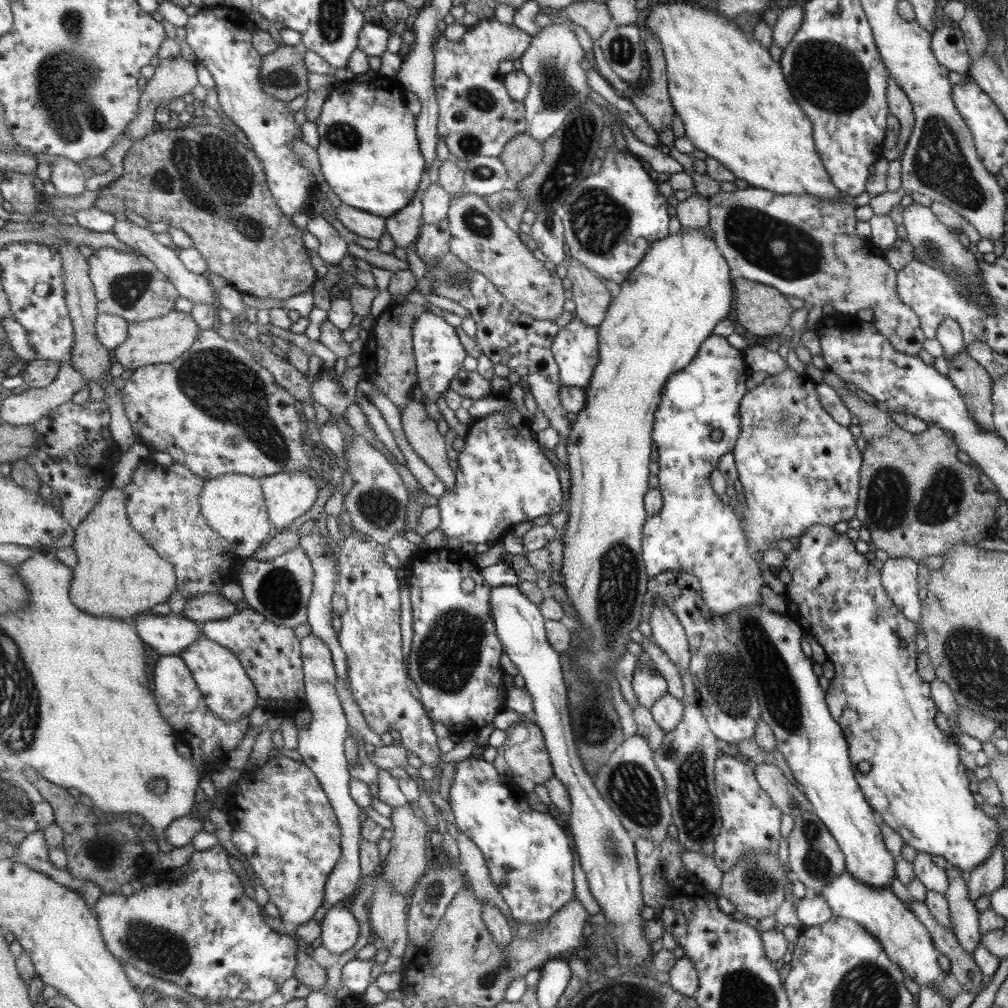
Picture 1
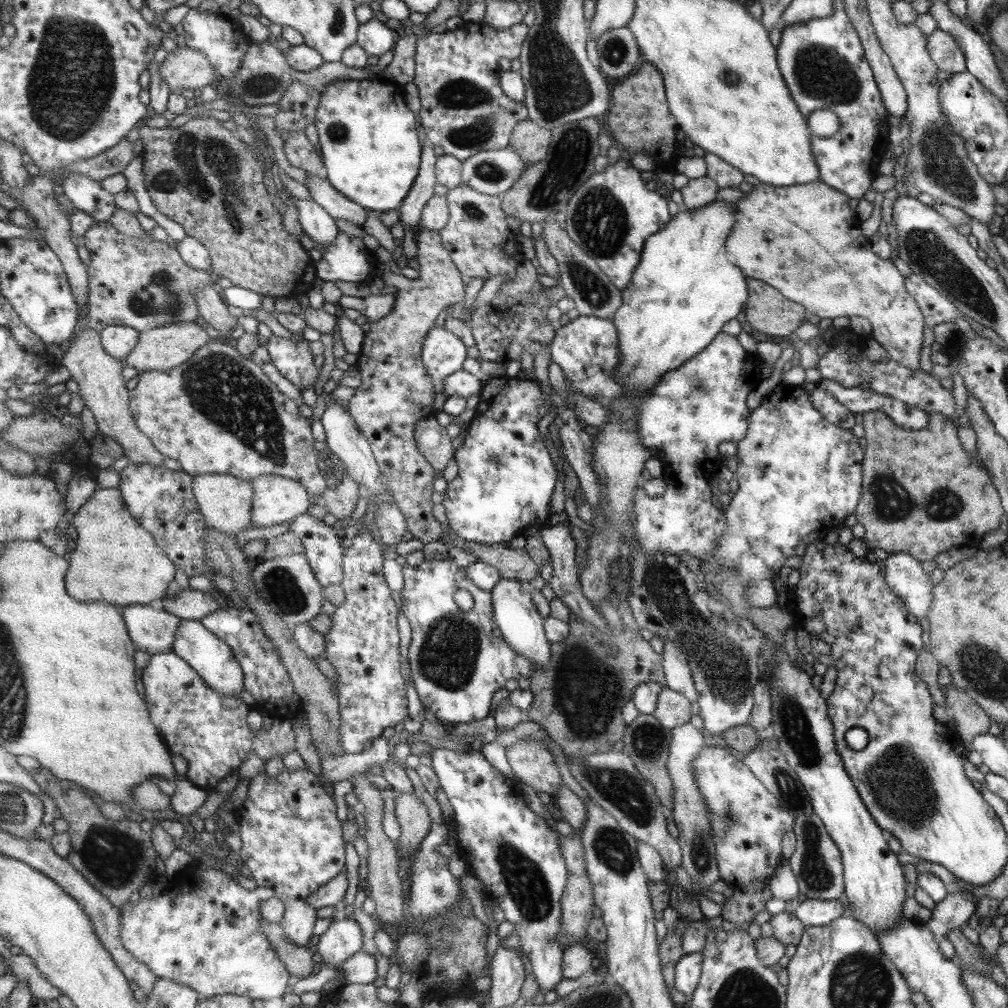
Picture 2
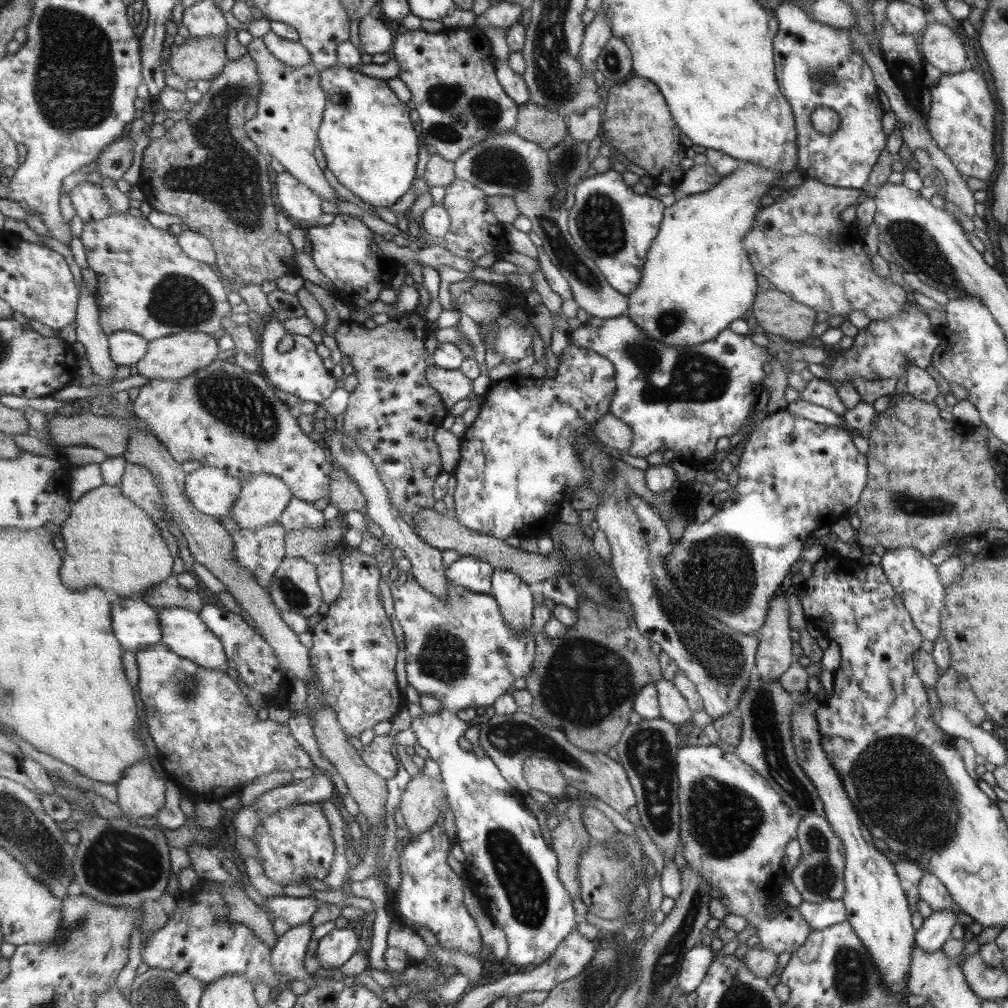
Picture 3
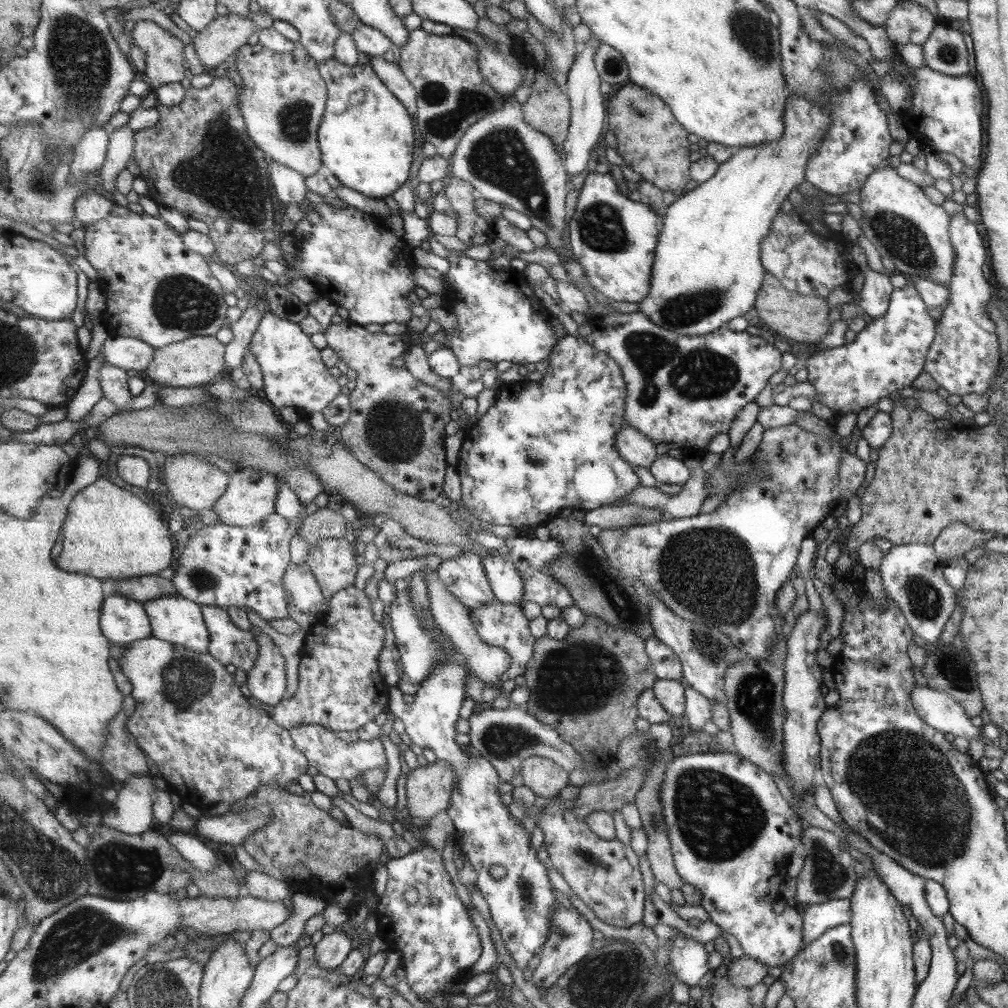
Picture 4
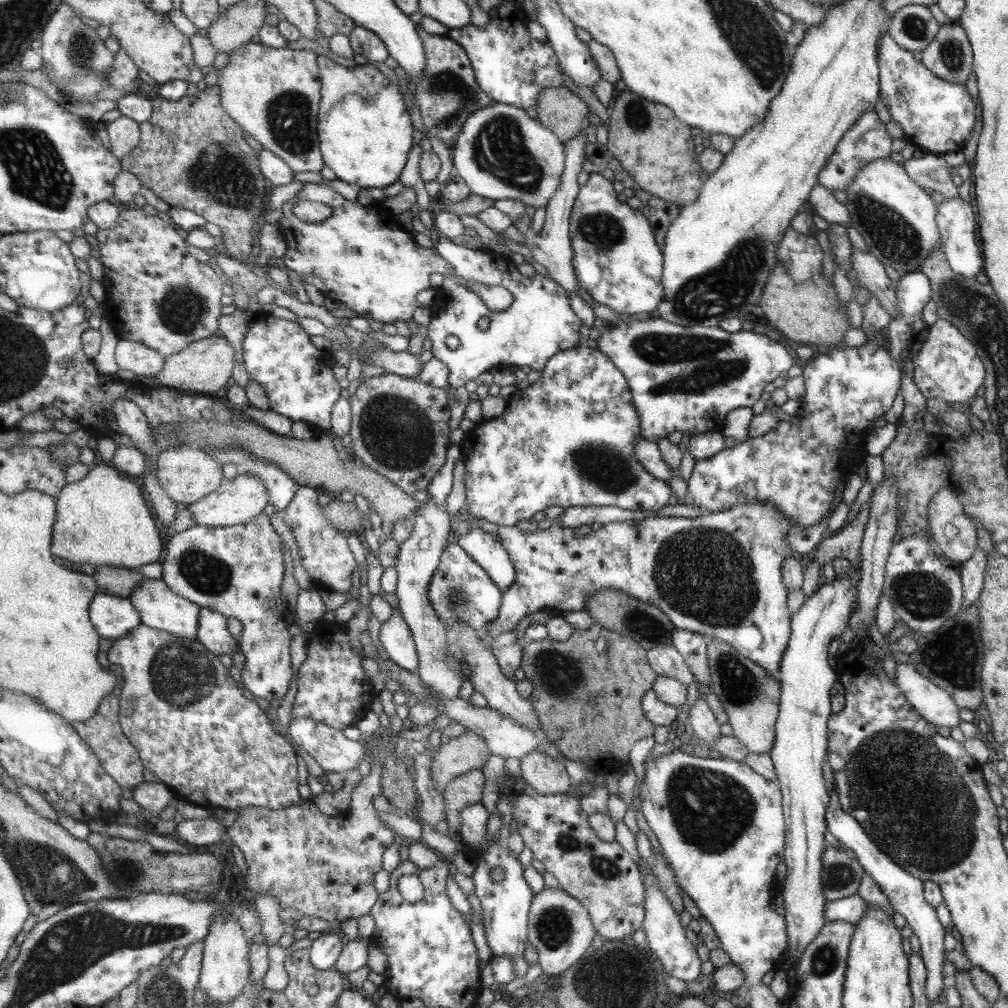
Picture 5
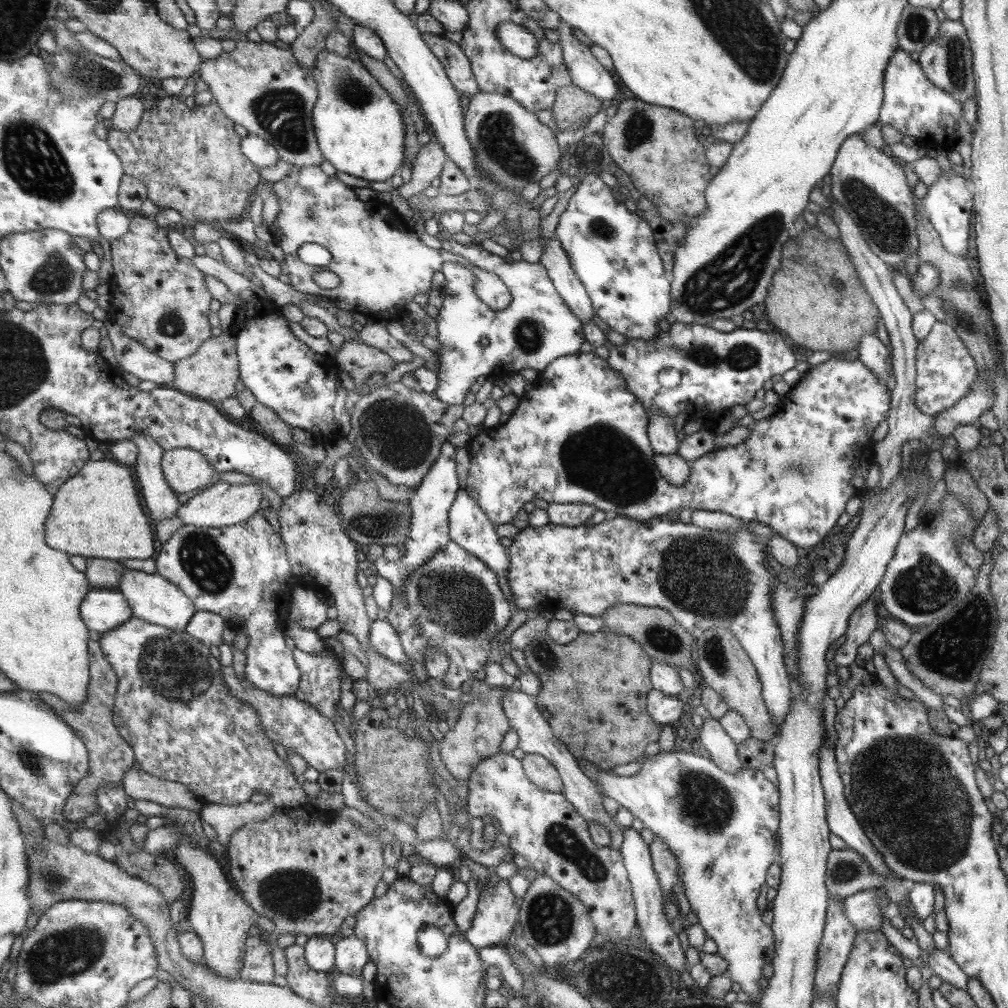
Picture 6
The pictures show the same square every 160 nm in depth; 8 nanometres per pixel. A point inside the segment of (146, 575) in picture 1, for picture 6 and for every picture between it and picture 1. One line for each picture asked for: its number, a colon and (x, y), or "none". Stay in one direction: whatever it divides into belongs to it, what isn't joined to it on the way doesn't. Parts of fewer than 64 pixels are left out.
2: (113, 558)
3: (112, 543)
4: (110, 533)
5: (102, 519)
6: (97, 514)

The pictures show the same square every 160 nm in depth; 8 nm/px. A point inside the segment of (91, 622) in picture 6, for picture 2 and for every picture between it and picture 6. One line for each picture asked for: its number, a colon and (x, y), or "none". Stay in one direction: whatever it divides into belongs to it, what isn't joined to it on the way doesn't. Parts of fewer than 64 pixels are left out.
2: (153, 629)
3: (136, 623)
4: (123, 621)
5: (114, 617)

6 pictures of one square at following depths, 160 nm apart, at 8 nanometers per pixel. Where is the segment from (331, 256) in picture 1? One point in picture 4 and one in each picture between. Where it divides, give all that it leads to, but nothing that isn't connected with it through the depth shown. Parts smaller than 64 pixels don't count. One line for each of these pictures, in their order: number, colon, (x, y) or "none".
2: (315, 223)
3: (298, 202)
4: (290, 189)

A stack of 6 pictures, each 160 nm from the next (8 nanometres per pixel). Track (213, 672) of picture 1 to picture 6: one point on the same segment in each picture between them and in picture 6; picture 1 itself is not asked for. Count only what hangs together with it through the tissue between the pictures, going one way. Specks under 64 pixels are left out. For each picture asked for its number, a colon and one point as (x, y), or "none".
2: (213, 658)
3: (185, 632)
4: (177, 619)
5: (160, 606)
6: (152, 597)

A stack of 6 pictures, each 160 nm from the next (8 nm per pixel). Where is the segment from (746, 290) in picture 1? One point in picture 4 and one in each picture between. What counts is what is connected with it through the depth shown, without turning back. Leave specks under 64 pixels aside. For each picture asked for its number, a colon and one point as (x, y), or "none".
2: (768, 312)
3: (775, 312)
4: (797, 318)

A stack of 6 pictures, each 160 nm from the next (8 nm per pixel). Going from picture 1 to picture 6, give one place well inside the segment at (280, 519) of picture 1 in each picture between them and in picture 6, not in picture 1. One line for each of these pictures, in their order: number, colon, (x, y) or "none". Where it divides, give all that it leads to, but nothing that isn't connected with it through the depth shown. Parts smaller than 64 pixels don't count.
2: (277, 499)
3: (263, 498)
4: (251, 496)
5: (237, 501)
6: (221, 505)

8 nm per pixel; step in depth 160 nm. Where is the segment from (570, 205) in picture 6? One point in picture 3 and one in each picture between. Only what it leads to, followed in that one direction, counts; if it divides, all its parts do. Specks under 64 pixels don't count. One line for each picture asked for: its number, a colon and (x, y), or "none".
3: (612, 226)
4: (613, 240)
5: (615, 258)

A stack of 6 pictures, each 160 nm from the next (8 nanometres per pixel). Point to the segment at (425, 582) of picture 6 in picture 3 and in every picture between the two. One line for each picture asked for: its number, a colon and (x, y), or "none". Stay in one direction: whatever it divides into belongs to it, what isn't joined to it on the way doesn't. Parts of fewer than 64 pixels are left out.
3: (472, 573)
4: (464, 577)
5: (460, 589)

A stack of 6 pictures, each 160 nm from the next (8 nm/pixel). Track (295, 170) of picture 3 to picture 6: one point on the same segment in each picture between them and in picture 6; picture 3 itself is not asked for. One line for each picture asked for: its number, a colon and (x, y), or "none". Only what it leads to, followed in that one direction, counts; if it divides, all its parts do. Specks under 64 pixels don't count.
4: (283, 97)
5: (273, 93)
6: (263, 88)

